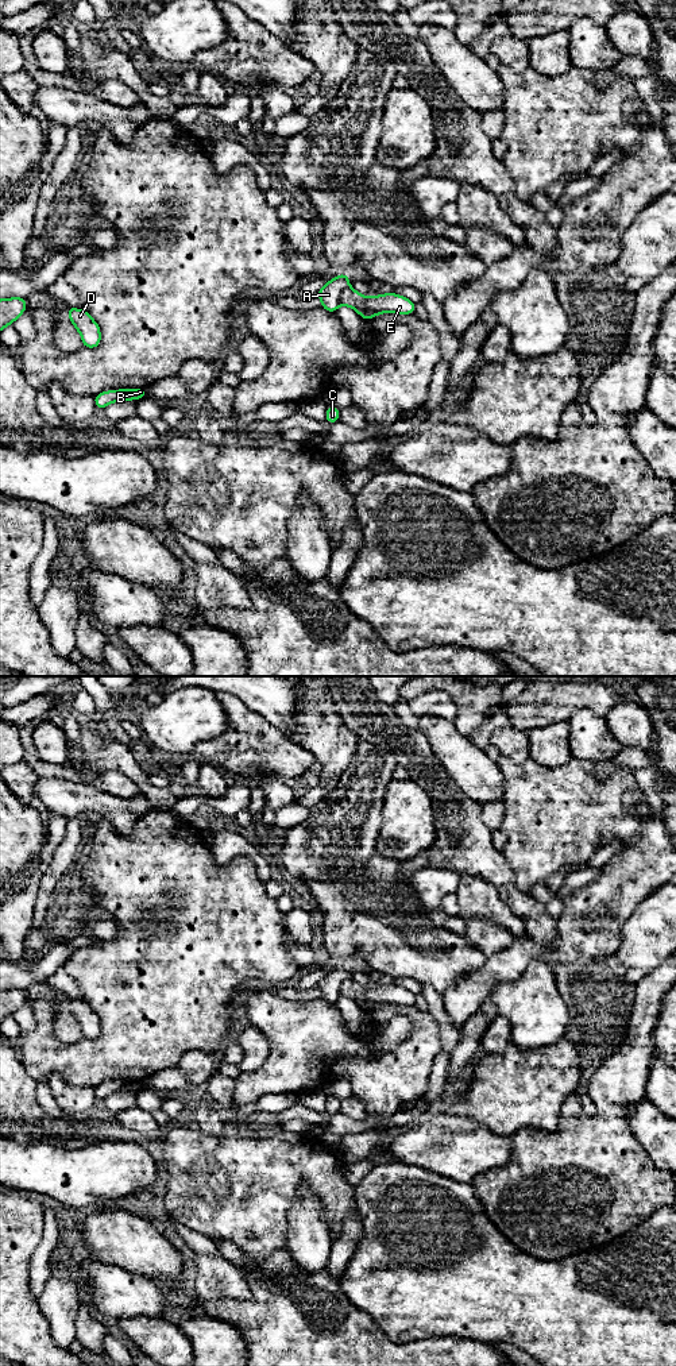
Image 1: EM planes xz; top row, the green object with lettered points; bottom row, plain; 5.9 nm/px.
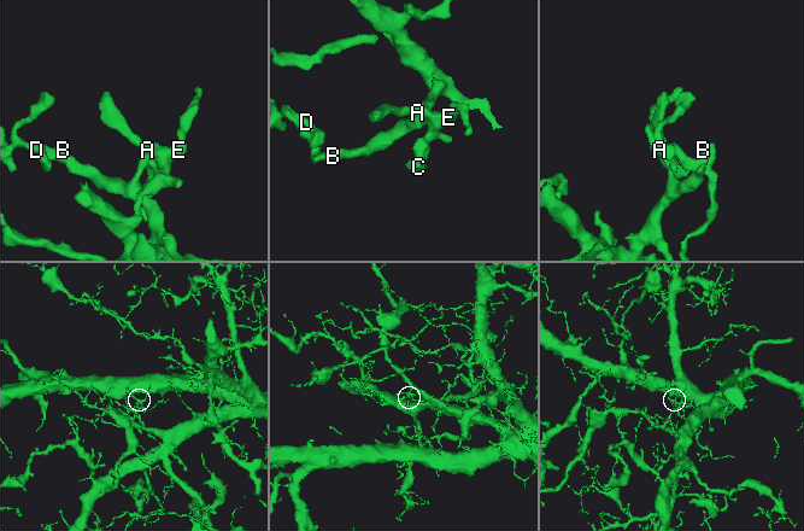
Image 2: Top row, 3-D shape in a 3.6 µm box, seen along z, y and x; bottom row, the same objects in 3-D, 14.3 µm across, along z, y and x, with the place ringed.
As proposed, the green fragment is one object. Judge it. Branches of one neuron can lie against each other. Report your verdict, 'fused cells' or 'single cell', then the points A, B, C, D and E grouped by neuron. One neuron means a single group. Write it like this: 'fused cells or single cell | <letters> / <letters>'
fused cells | A B D / C E

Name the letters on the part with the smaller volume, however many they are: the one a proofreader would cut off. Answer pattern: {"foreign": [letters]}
{"foreign": ["C", "E"]}

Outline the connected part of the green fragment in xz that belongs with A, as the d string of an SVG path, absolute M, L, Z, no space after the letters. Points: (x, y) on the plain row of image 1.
M343 964L331 972L328 972L318 983L317 987L320 988L321 998L331 1003L335 1004L336 1000L340 996L340 987L341 983L349 977L348 972L348 965Z

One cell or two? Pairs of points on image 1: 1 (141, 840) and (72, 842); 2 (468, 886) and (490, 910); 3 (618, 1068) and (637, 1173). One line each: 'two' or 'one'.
1: two
2: one
3: one

